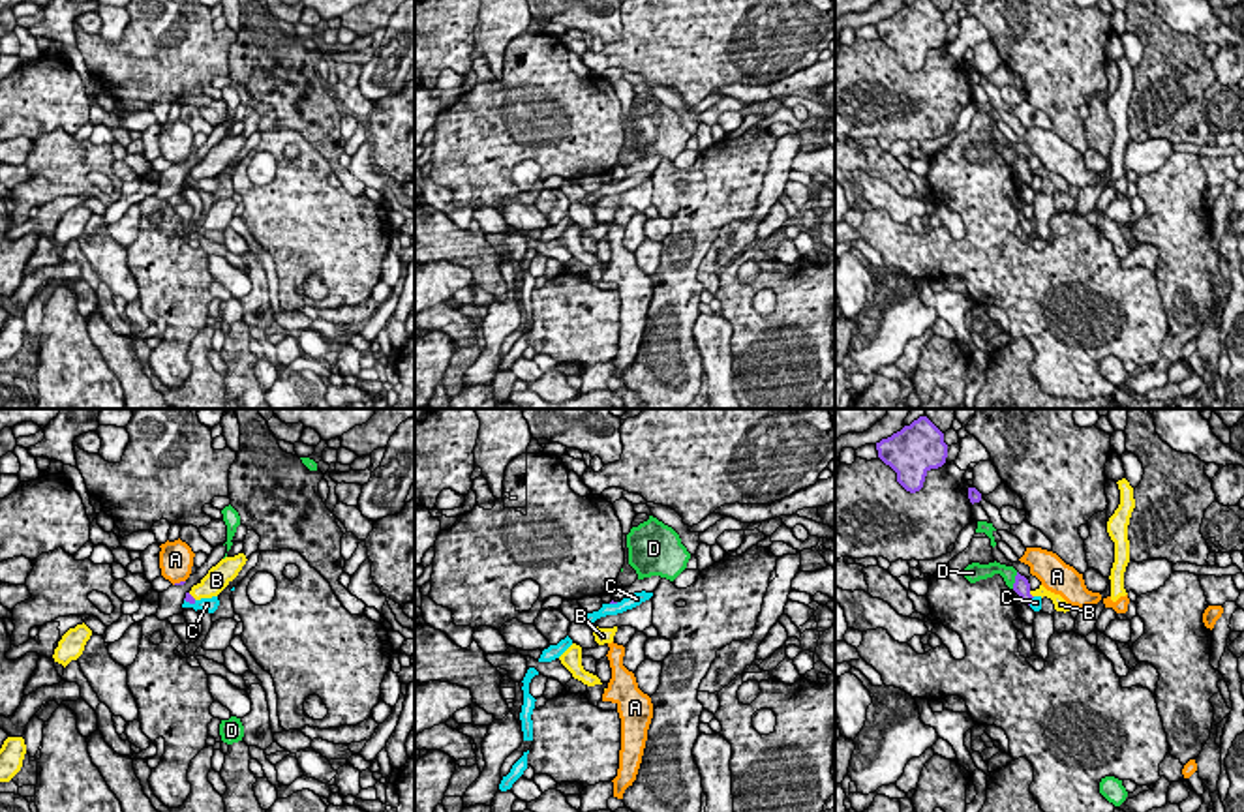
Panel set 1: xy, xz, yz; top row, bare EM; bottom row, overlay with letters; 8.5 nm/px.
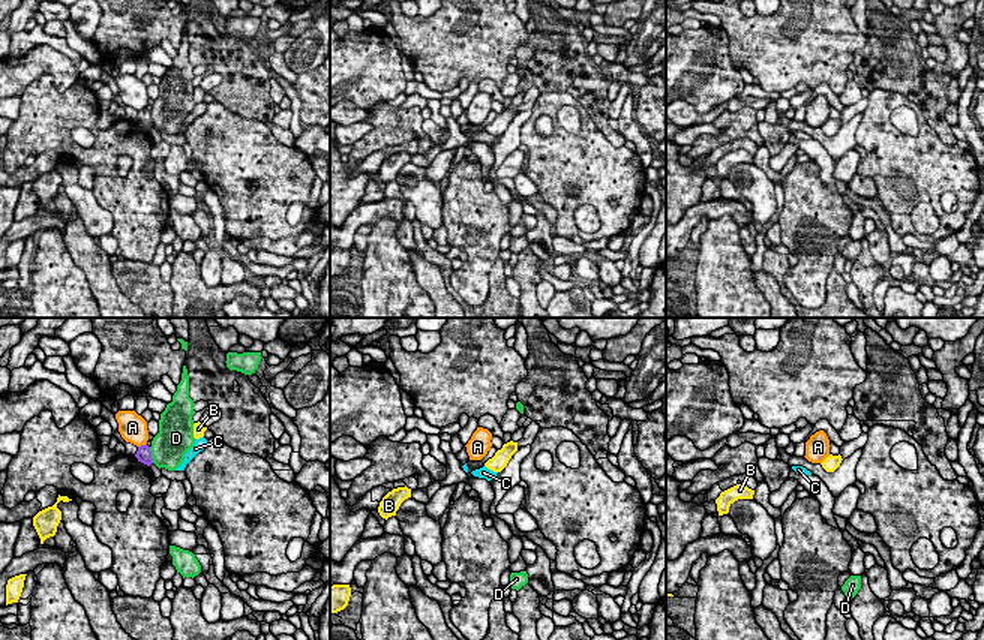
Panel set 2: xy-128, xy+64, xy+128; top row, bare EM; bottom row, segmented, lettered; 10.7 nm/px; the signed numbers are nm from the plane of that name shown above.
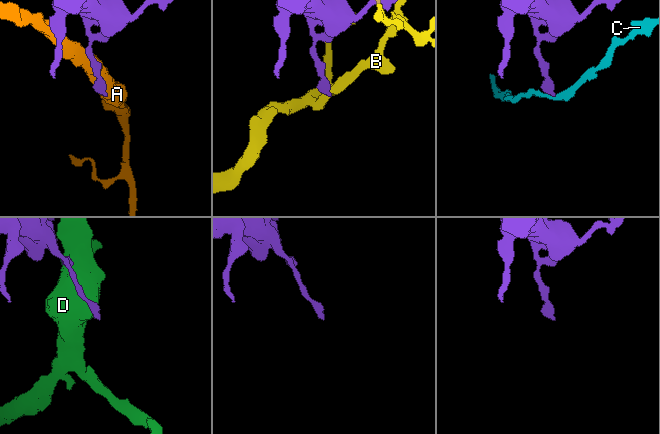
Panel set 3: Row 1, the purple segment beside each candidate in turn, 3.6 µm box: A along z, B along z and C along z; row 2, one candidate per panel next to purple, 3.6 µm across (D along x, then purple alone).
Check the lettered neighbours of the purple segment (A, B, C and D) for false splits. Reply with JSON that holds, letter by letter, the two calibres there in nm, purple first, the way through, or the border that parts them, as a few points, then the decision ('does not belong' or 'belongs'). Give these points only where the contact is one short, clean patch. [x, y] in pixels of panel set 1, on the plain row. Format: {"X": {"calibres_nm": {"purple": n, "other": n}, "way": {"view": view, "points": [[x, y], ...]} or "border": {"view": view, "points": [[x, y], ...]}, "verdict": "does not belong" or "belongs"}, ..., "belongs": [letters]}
{"A": {"calibres_nm": {"purple": 30, "other": 280}, "verdict": "does not belong"}, "B": {"calibres_nm": {"purple": 140, "other": 100}, "border": {"view": "yz", "points": [[1029, 171], [1032, 177]]}, "verdict": "does not belong"}, "C": {"calibres_nm": {"purple": 70, "other": 130}, "way": {"view": "xy", "points": [[190, 179], [190, 182], [207, 184]]}, "verdict": "belongs"}, "D": {"calibres_nm": {"purple": 140, "other": 130}, "border": {"view": "yz", "points": [[1017, 152], [1012, 169]]}, "verdict": "does not belong"}, "belongs": ["C"]}

